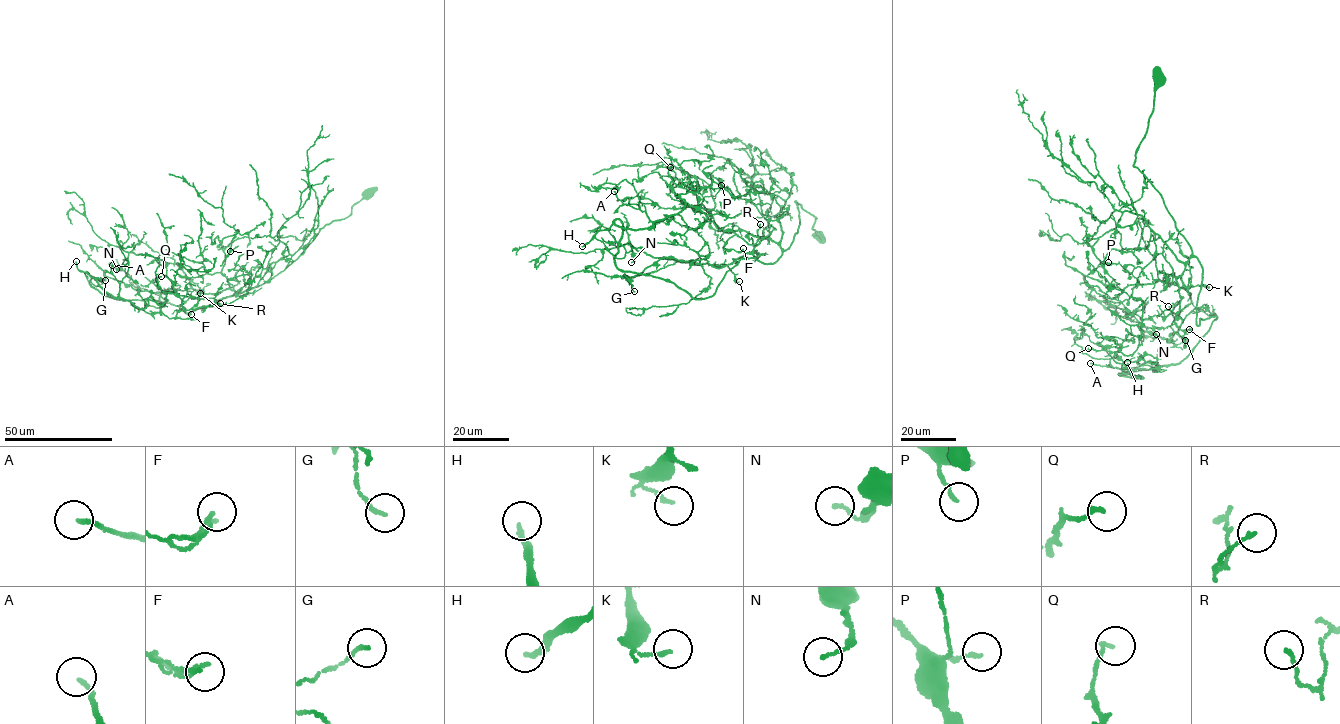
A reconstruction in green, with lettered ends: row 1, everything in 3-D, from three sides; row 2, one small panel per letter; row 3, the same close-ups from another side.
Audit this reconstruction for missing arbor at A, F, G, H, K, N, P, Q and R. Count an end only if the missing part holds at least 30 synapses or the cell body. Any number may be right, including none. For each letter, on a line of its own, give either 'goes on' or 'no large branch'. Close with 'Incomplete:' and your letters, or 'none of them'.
A: goes on
F: no large branch
G: no large branch
H: goes on
K: no large branch
N: no large branch
P: no large branch
Q: no large branch
R: no large branch
Incomplete: A, H

